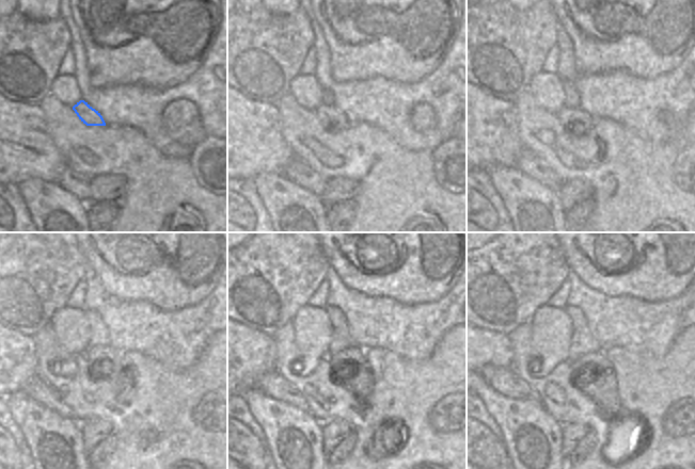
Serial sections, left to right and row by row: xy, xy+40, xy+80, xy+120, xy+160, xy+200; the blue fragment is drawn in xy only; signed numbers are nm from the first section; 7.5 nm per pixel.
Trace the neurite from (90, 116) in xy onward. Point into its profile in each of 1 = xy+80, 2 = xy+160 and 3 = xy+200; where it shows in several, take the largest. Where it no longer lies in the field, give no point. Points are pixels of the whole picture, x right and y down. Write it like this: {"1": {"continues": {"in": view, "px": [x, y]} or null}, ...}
{"1": {"continues": {"in": "xy+80", "px": [578, 122]}}, "2": {"continues": {"in": "xy+160", "px": [345, 364]}}, "3": {"continues": {"in": "xy+200", "px": [583, 369]}}}

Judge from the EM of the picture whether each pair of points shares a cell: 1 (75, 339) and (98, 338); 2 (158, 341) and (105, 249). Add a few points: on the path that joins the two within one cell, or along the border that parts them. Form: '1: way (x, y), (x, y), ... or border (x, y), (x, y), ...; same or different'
1: border (84, 313), (89, 323), (90, 344); different
2: border (110, 294), (121, 300), (145, 300), (158, 308); different

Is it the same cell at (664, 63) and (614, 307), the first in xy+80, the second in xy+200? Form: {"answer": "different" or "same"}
{"answer": "different"}

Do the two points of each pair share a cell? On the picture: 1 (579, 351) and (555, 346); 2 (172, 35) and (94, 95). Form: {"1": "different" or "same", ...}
{"1": "different", "2": "different"}

